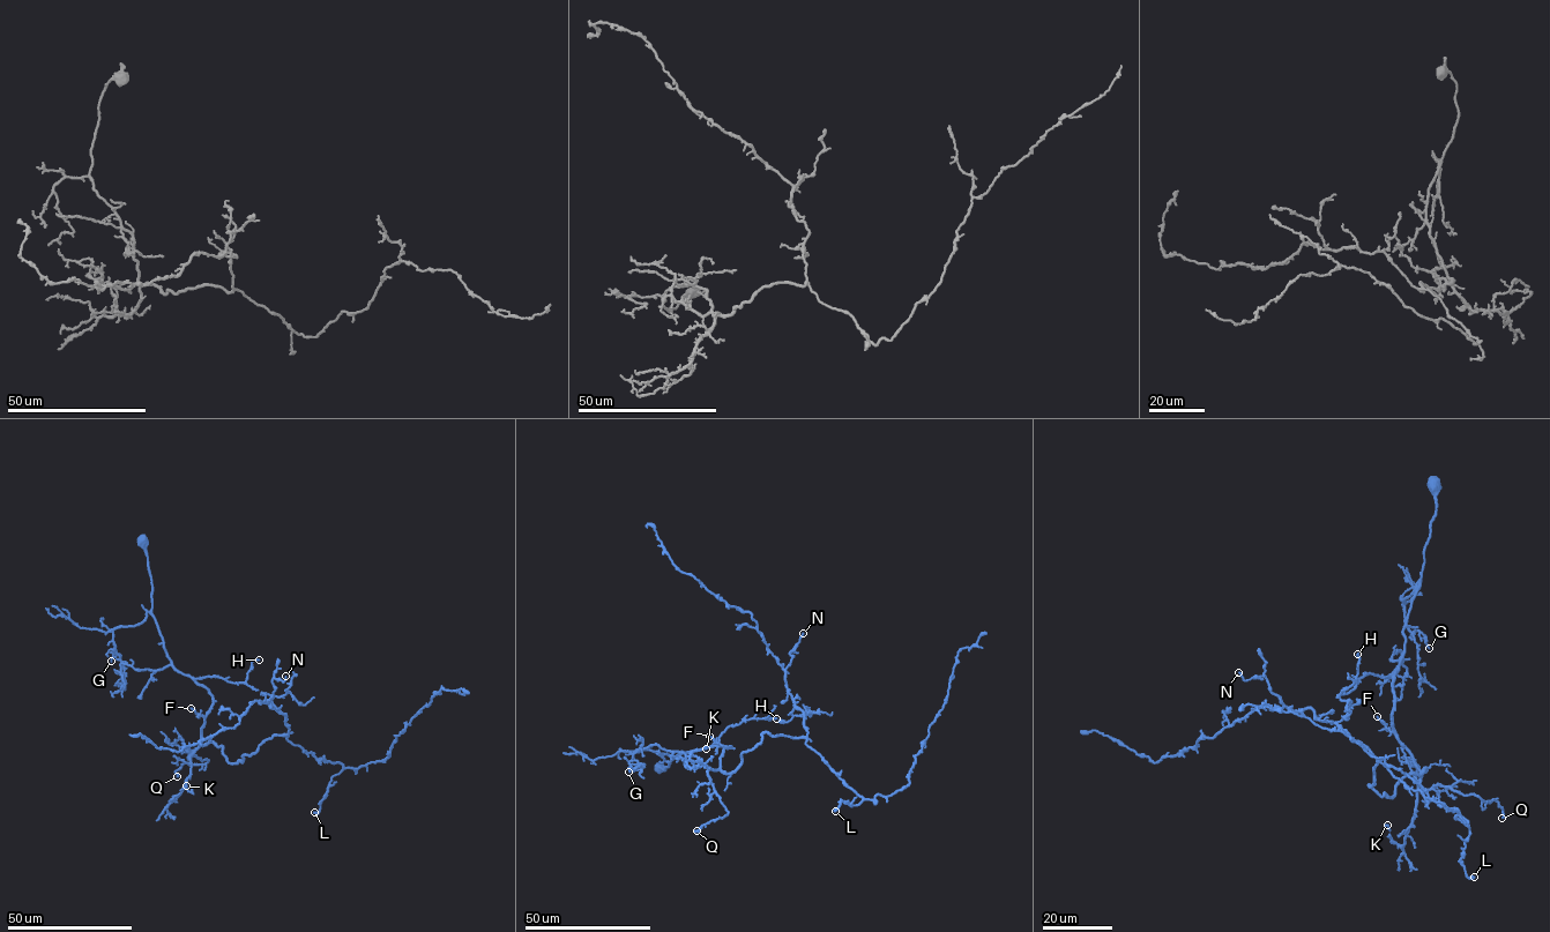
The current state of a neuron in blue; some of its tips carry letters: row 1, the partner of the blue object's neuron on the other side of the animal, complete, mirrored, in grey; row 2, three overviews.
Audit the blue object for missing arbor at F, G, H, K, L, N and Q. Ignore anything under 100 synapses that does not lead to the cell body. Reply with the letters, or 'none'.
none

